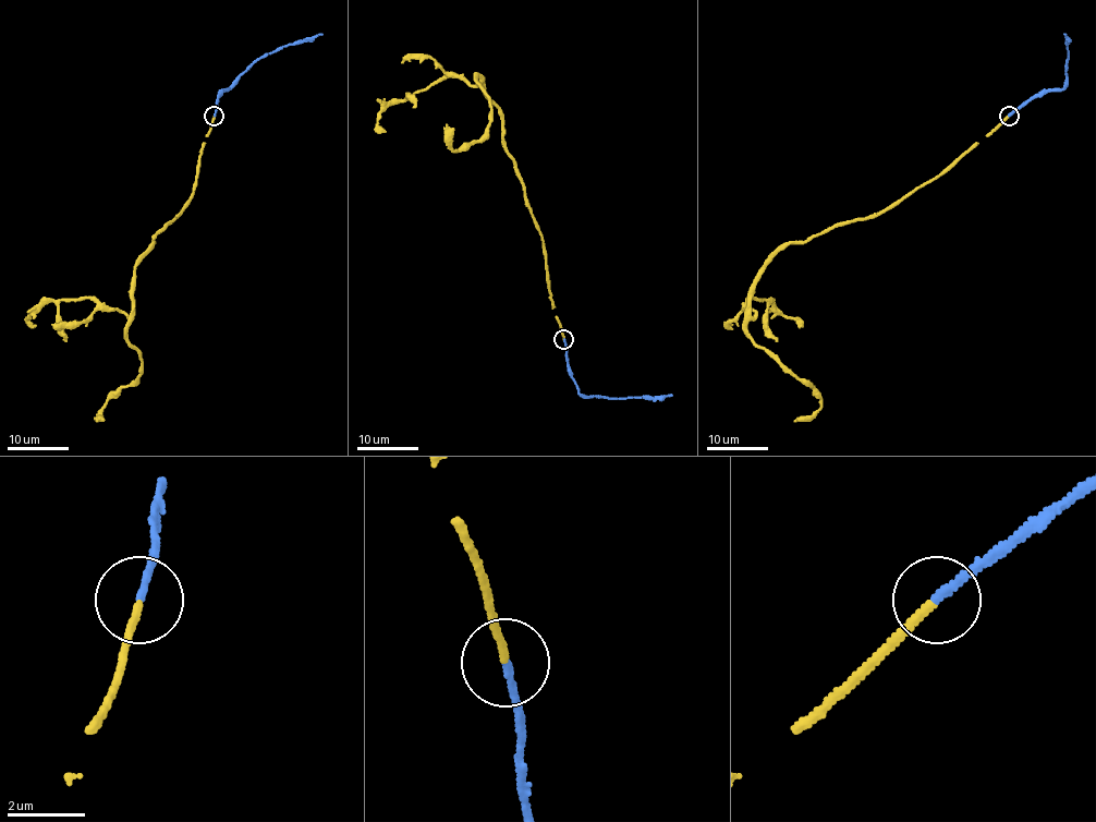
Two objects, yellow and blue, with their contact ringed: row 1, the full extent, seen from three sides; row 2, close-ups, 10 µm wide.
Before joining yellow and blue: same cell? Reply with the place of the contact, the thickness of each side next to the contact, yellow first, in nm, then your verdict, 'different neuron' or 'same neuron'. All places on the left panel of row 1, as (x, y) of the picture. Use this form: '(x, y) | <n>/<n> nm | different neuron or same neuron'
(214, 116) | 200/200 nm | same neuron

